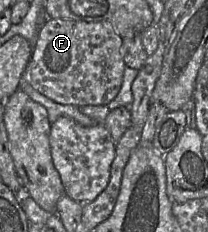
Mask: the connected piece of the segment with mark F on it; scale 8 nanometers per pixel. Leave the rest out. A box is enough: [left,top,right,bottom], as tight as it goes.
[24,18,125,106]

